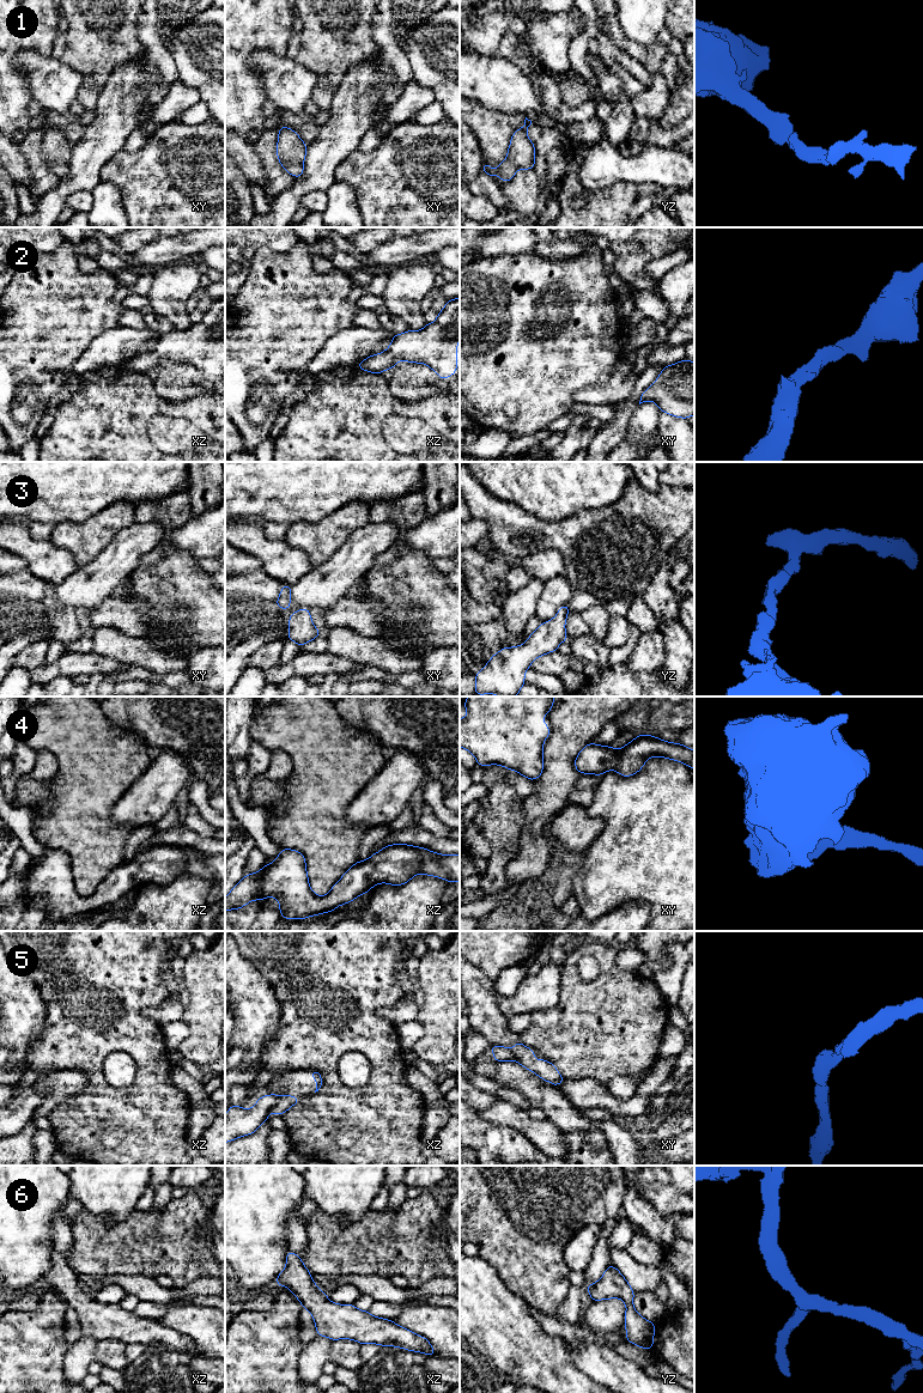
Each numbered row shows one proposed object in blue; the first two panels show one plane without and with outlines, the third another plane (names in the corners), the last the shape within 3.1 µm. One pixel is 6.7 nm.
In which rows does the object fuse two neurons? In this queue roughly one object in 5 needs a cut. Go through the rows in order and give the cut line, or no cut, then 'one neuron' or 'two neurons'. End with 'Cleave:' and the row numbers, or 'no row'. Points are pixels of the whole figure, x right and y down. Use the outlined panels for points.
1: no cut | one neuron
2: no cut | one neuron
3: no cut | one neuron
4: no cut | one neuron
5: xz (278, 1096), (278, 1101), (271, 1108) | two neurons
6: no cut | one neuron
Cleave: 5

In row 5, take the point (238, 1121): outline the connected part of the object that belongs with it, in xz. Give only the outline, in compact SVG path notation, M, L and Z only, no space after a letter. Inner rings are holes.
M272 1094L259 1097L250 1109L230 1106L225 1115L225 1143L255 1132L262 1123L267 1121L269 1111L277 1102L278 1095Z

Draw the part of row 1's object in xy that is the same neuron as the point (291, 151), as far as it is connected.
M289 127L279 128L278 160L283 168L293 177L300 177L304 168L303 162L306 156L306 145L303 140Z

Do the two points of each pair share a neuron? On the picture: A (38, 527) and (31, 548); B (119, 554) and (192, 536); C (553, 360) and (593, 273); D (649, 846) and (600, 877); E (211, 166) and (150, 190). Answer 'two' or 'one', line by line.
A: two
B: two
C: one
D: one
E: one

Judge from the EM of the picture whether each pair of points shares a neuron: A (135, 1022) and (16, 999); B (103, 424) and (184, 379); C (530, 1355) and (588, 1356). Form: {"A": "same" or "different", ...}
{"A": "different", "B": "different", "C": "different"}

